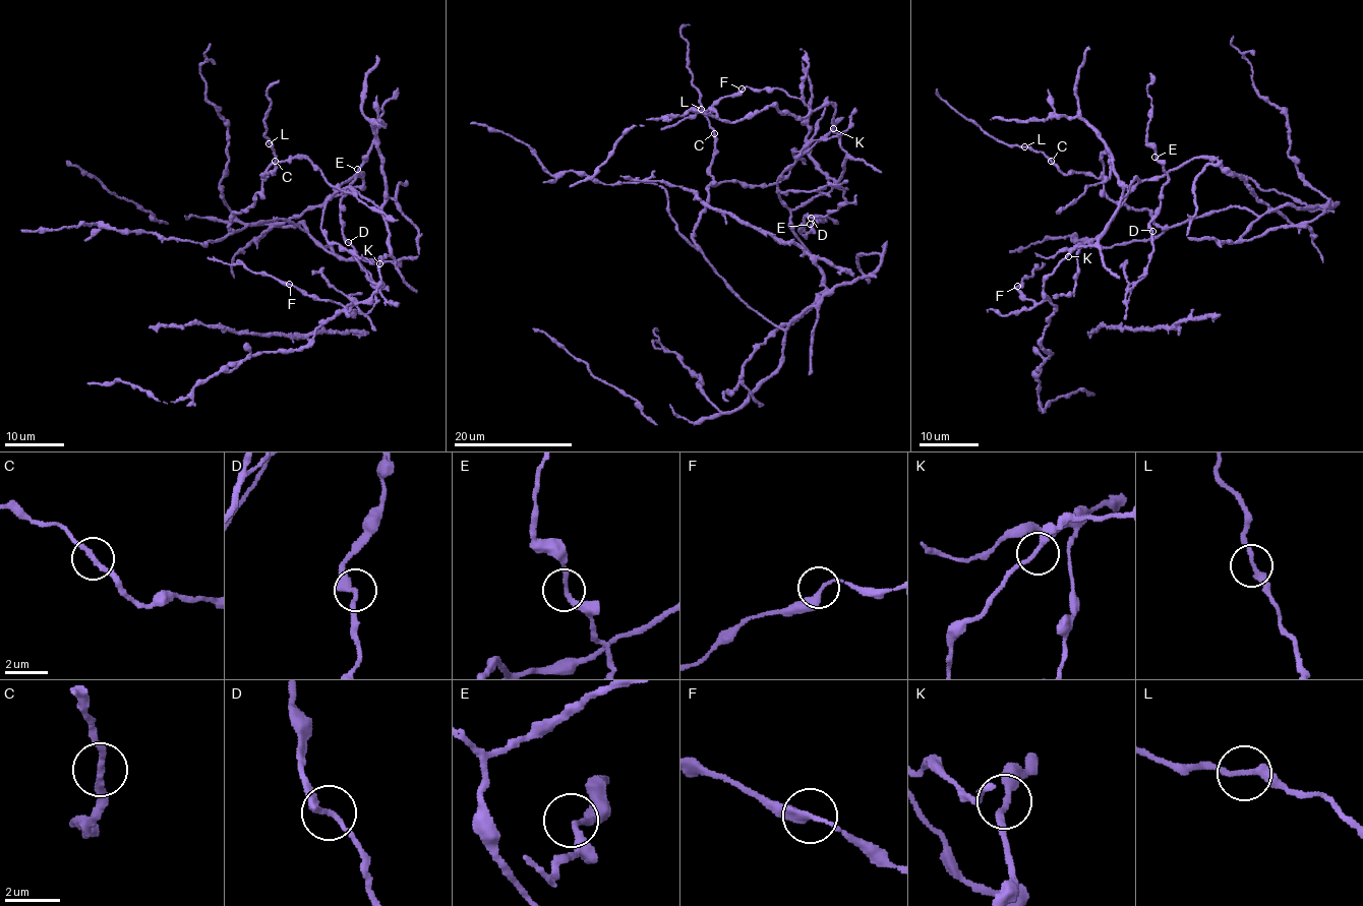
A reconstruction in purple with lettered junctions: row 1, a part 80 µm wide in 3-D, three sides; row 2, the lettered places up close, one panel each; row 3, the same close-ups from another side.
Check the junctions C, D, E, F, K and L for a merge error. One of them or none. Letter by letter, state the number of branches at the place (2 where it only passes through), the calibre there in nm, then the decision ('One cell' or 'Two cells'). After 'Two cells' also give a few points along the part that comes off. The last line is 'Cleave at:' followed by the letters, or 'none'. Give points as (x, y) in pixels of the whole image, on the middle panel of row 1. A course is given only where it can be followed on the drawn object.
C: Branches: 2. Thickness 240 nm. One cell
D: Branches: 2. Thickness 240 nm. Two cells. Course of the part to remove: (812, 218), (825, 216), (837, 209), (845, 201), (844, 188), (824, 185), (799, 192), (777, 188)
E: Branches: 2. Thickness 220 nm. One cell
F: Branches: 2. Thickness 260 nm. One cell
K: Branches: 2. Thickness 240 nm. One cell
L: Branches: 2. Thickness 240 nm. One cell
Cleave at: D

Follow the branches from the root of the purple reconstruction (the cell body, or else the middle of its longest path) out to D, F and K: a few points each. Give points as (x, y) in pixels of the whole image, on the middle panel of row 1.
D: (809, 201), (790, 212), (790, 227), (799, 239), (806, 236), (799, 231), (805, 217), (812, 218)
F: (809, 201), (842, 174), (846, 152), (832, 124), (835, 108), (827, 102), (810, 111), (777, 88), (742, 88)
K: (809, 201), (826, 193), (842, 174), (846, 152), (833, 128)

